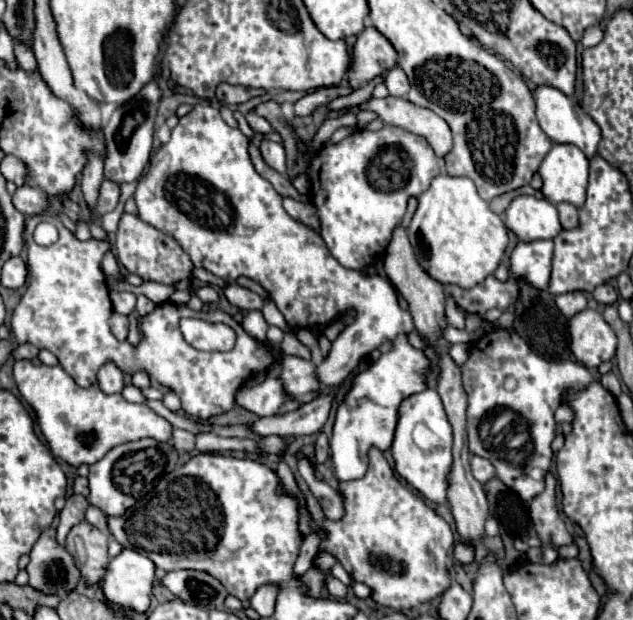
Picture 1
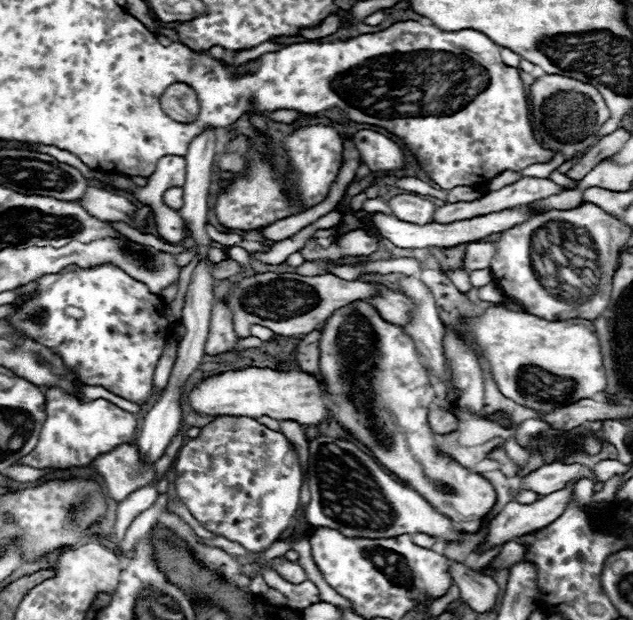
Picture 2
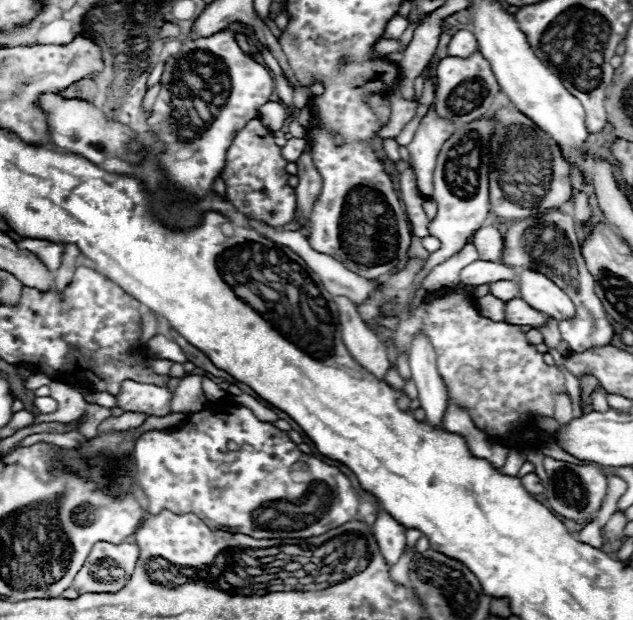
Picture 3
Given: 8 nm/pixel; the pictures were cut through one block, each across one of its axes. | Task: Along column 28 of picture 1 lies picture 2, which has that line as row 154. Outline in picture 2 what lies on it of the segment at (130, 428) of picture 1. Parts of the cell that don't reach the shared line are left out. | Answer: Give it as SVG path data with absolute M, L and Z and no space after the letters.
M358 130L354 134L354 144L366 166L378 176L408 166L402 148L384 134L372 130Z

